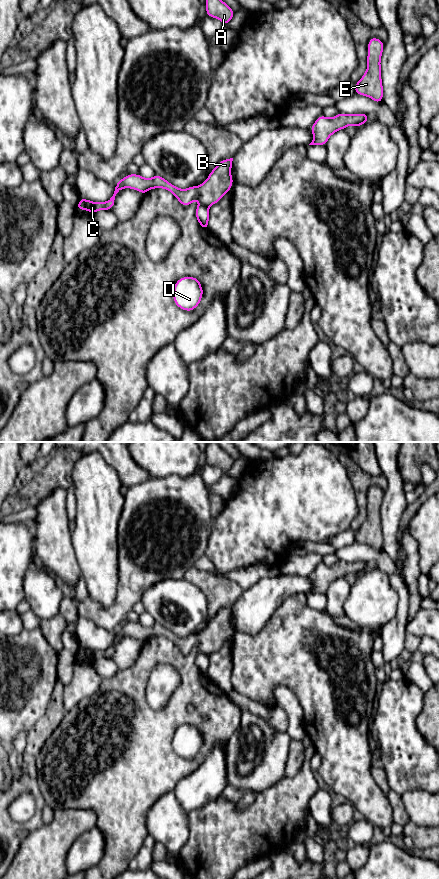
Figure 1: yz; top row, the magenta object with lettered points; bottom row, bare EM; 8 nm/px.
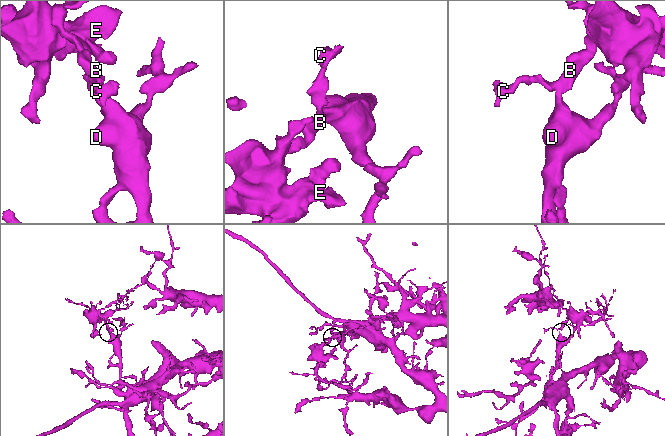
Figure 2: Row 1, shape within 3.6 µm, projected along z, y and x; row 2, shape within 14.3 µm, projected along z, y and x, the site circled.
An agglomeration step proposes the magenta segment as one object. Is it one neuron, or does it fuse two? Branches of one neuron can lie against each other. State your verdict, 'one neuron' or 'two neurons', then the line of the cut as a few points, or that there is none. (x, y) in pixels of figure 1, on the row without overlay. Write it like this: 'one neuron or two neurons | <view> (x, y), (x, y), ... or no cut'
two neurons | yz (199, 652), (207, 656)

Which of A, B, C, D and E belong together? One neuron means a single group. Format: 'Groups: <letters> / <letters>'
Groups: A B C E / D

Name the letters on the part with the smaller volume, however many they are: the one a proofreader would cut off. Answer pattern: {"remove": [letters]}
{"remove": ["A", "B", "C", "E"]}

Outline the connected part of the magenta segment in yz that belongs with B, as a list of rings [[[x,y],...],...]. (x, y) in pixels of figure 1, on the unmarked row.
[[[233,606],[221,608],[210,620],[208,626],[199,634],[191,634],[187,637],[180,637],[159,623],[152,626],[144,626],[139,622],[129,622],[122,628],[118,628],[113,644],[106,650],[93,650],[80,646],[77,658],[88,658],[94,662],[99,658],[112,658],[116,642],[123,636],[131,636],[143,643],[154,636],[163,636],[170,639],[177,648],[185,655],[189,654],[196,647],[199,653],[209,656],[219,650],[233,633],[231,624]]]

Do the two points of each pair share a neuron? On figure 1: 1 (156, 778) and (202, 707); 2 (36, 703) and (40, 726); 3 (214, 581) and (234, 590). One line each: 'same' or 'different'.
1: same
2: different
3: same

